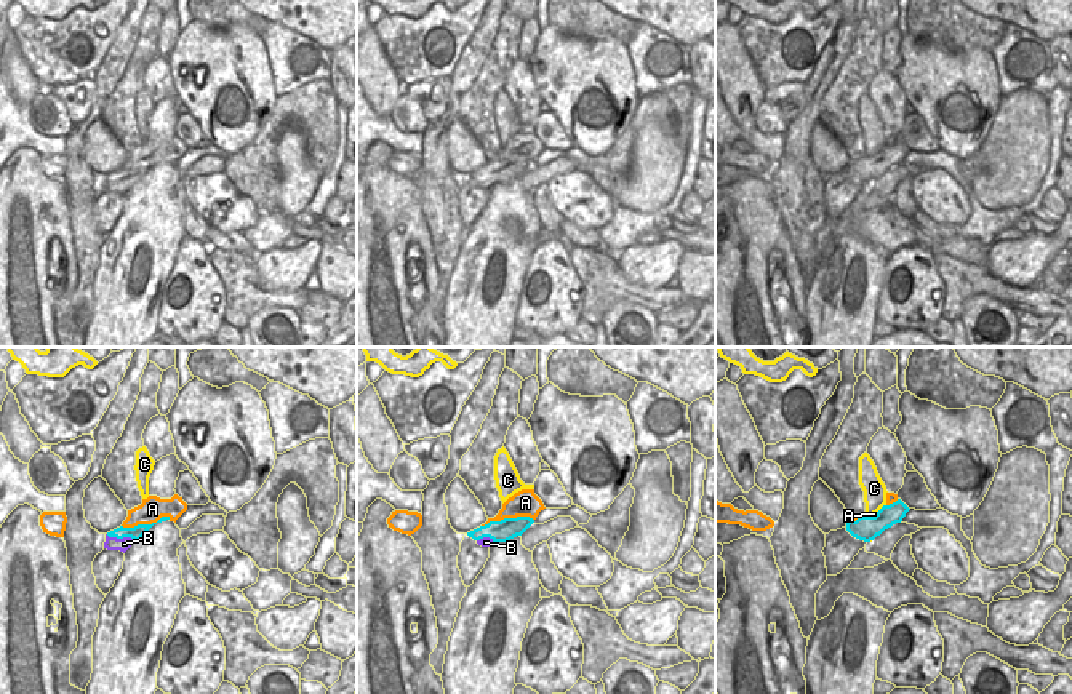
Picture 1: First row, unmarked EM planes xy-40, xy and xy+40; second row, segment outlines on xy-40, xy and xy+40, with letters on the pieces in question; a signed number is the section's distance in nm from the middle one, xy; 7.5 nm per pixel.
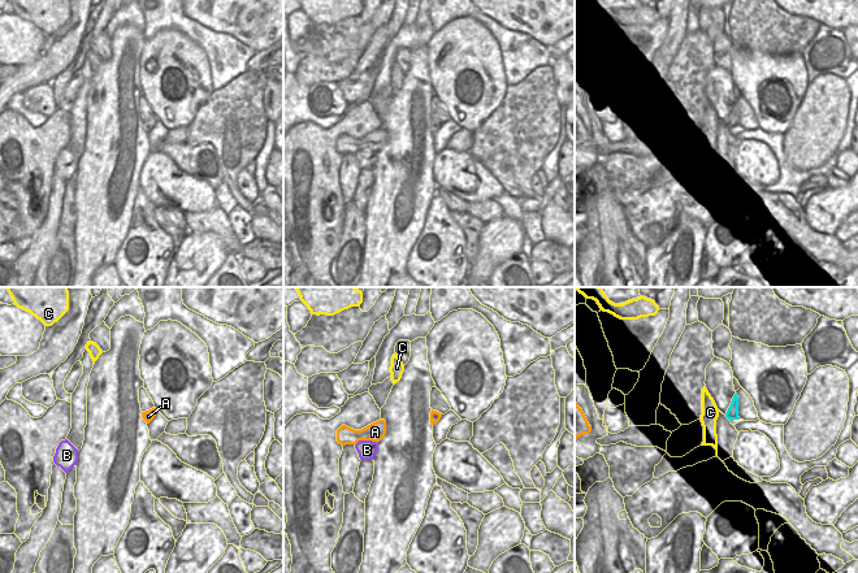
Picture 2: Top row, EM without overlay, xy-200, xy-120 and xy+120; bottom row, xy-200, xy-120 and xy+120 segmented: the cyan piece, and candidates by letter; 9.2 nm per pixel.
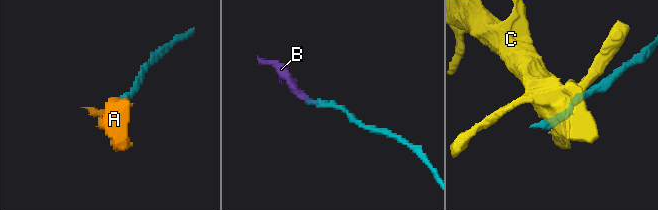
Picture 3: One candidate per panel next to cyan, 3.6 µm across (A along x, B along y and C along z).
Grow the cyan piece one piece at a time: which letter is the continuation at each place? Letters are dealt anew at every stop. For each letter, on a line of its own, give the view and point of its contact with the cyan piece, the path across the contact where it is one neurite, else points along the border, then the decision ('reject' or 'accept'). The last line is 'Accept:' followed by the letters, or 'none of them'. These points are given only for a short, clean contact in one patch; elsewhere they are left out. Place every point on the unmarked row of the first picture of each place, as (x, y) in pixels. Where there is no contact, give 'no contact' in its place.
A: meets cyan in xy at (508, 160); reject
B: meets cyan in xy-40 at (120, 179); runs through xy-40 (136, 175), (120, 179), (124, 186); accept
C: meets cyan in xy+40 at (882, 149); border along xy+40 (885, 146), (876, 154); reject
Accept: B

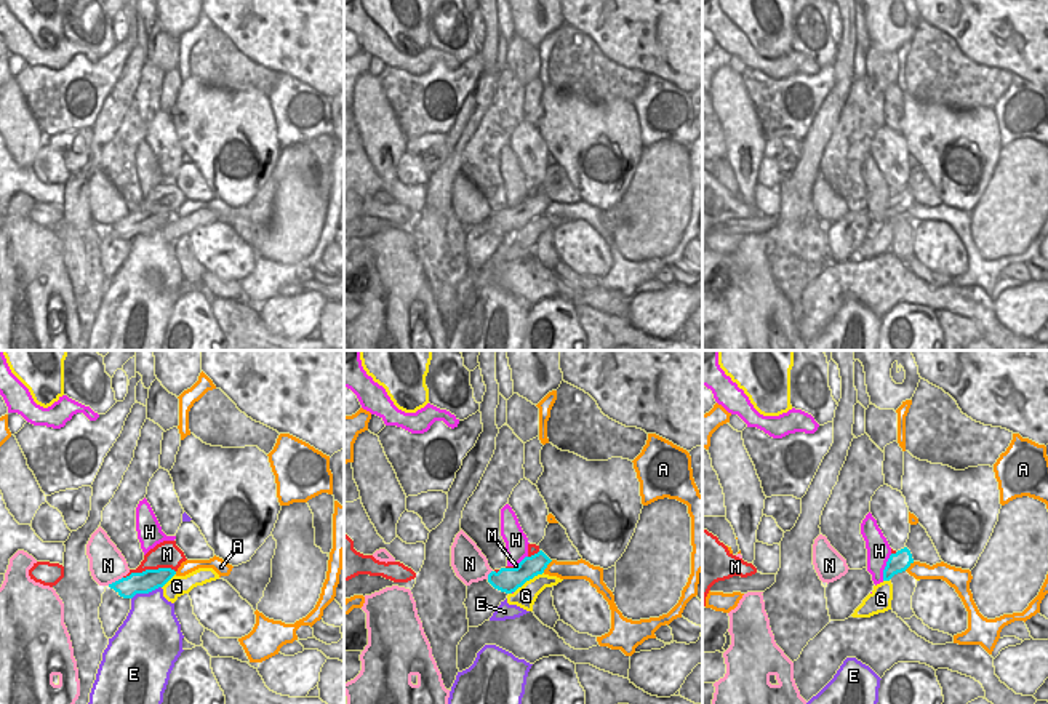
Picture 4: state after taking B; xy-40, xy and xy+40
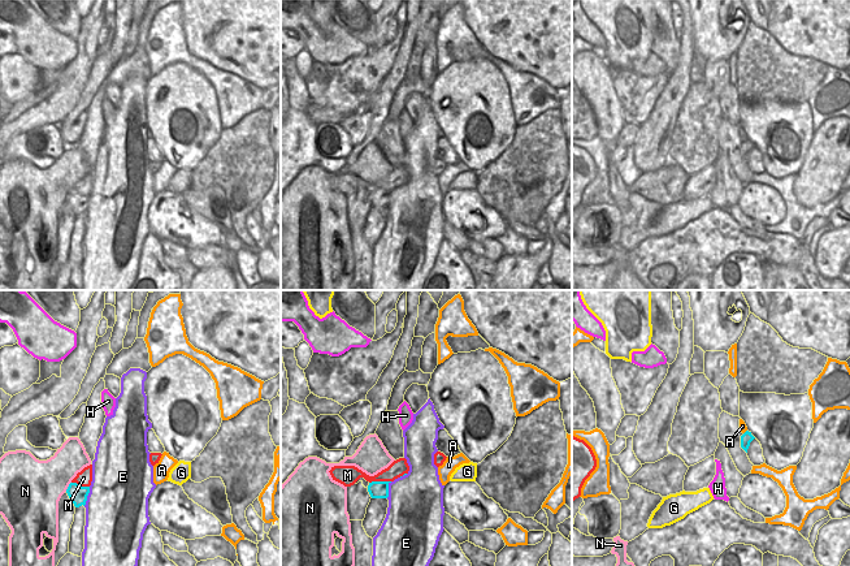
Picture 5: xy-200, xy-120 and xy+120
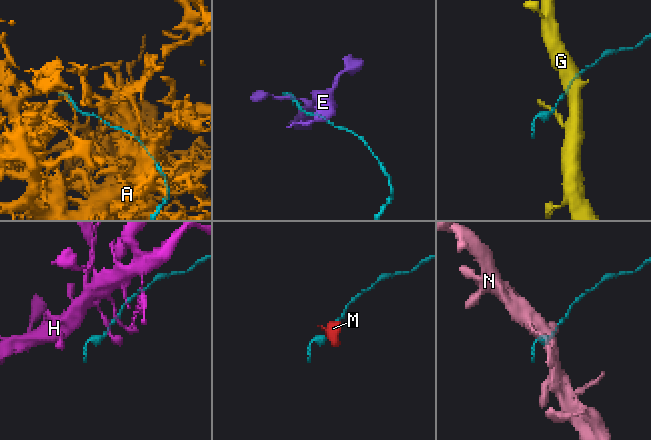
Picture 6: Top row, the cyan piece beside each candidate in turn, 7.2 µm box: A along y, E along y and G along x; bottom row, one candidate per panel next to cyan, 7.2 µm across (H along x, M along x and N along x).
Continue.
A: meets cyan in xy at (546, 208); reject
E: meets cyan in xy-40 at (146, 234); border along xy-40 (160, 228), (148, 234), (138, 234), (132, 240); reject
G: meets cyan in xy at (528, 221); border along xy (543, 213), (527, 221), (514, 234); reject
H: meets cyan in xy+40 at (885, 208); border along xy+40 (892, 196), (882, 221); reject
M: meets cyan in xy-40 at (149, 212); reject
N: meets cyan in xy-40 at (116, 223); reject
Accept: none of them

